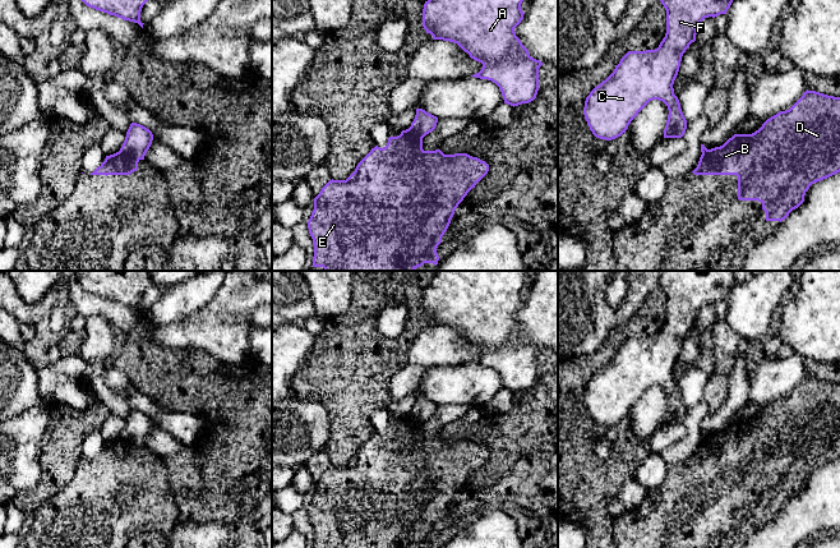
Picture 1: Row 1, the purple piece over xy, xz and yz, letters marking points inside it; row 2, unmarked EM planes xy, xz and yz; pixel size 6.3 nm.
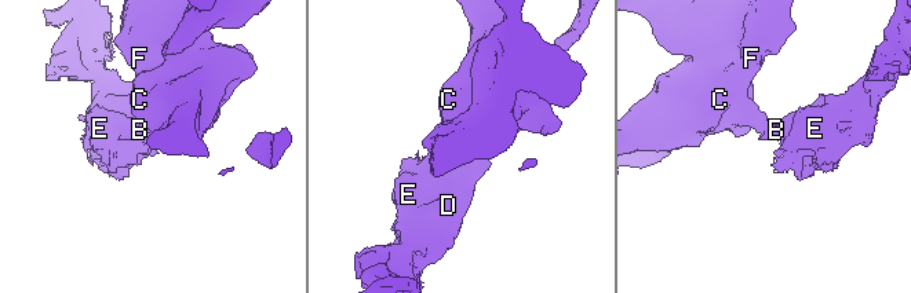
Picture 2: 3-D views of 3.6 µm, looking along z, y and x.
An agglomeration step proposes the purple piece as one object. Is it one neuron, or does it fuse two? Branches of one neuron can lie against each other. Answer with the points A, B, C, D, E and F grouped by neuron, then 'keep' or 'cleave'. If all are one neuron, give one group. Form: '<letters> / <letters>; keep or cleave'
A C F / B D E; cleave

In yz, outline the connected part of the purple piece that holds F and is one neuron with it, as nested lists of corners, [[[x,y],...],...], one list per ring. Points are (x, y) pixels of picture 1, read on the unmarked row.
[[[661,271],[659,286],[666,296],[666,319],[659,333],[628,337],[615,351],[614,358],[586,383],[583,401],[596,424],[611,427],[620,423],[638,399],[652,386],[663,387],[669,396],[664,424],[684,422],[687,406],[673,374],[682,342],[696,327],[697,316],[705,304],[726,300],[737,284],[734,275],[735,271]]]

